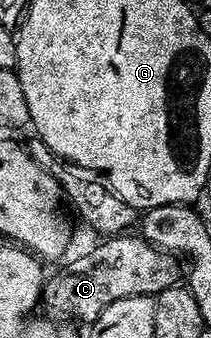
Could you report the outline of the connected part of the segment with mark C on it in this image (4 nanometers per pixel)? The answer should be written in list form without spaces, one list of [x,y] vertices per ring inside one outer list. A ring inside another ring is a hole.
[[[120,234],[104,239],[104,244],[89,249],[84,256],[76,260],[68,259],[62,265],[64,268],[48,284],[46,281],[42,285],[42,307],[47,307],[51,311],[48,313],[55,318],[90,322],[97,319],[106,308],[113,306],[113,302],[121,302],[121,298],[154,298],[161,290],[176,287],[181,280],[180,257],[155,247],[142,235],[131,235]]]

